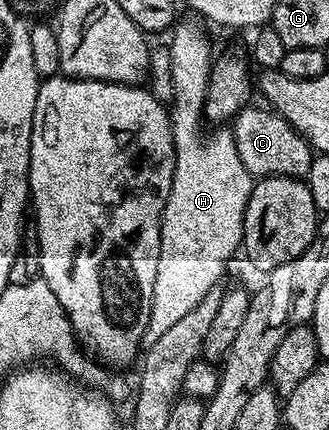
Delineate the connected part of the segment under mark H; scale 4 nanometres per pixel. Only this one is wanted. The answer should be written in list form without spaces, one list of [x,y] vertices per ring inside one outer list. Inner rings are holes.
[[[179,21],[177,25],[173,27],[172,33],[169,35],[170,38],[170,86],[174,89],[174,103],[169,103],[168,109],[170,112],[170,127],[172,128],[172,140],[174,141],[174,175],[172,176],[172,188],[168,192],[168,200],[164,204],[164,212],[162,213],[162,227],[160,228],[160,264],[156,264],[156,284],[154,285],[154,295],[152,296],[152,308],[150,309],[150,325],[148,327],[148,334],[151,339],[159,338],[164,336],[164,332],[168,332],[168,328],[172,328],[172,324],[176,324],[176,320],[180,320],[181,317],[187,315],[188,312],[192,312],[196,308],[196,304],[200,304],[200,300],[204,300],[204,296],[208,293],[212,287],[217,285],[222,279],[222,272],[226,268],[226,261],[233,256],[234,253],[239,253],[241,244],[242,244],[242,229],[244,228],[244,212],[248,208],[248,200],[252,196],[252,188],[256,181],[254,175],[248,172],[248,168],[244,168],[244,163],[240,161],[240,152],[236,152],[236,140],[234,139],[233,133],[226,128],[214,128],[211,134],[205,134],[202,131],[202,126],[204,127],[204,119],[202,117],[202,109],[206,103],[206,89],[208,88],[208,76],[210,75],[210,63],[212,61],[212,53],[210,54],[210,42],[193,26],[190,22]]]

